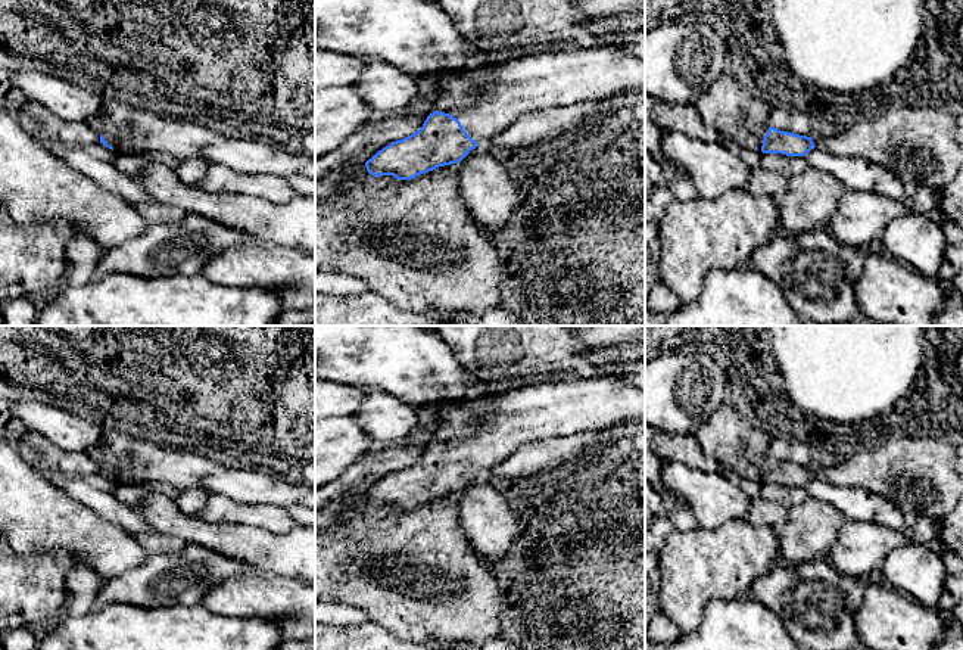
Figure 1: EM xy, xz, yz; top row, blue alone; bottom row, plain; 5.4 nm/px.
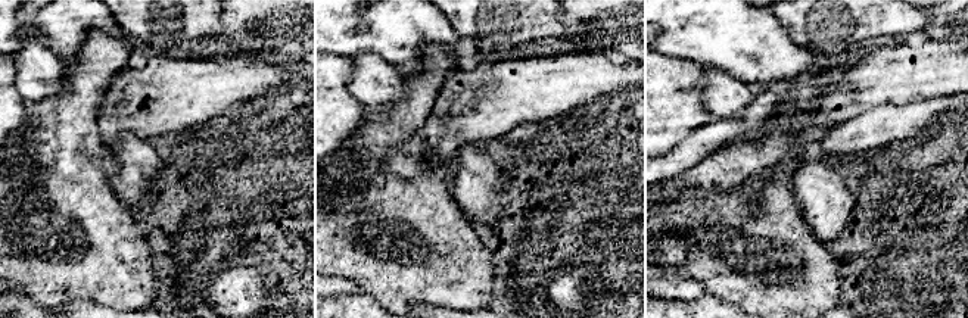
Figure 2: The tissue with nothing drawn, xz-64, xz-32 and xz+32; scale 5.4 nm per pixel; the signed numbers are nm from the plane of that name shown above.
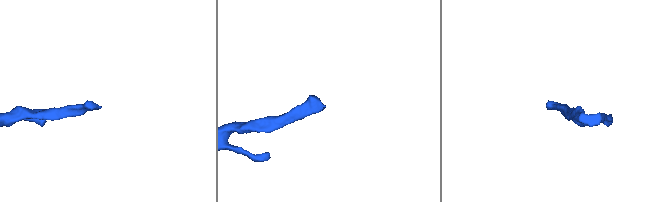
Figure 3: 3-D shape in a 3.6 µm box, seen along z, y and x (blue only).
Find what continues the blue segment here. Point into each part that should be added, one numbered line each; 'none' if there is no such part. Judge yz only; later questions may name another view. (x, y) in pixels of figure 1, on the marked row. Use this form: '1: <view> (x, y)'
1: yz (742, 120)

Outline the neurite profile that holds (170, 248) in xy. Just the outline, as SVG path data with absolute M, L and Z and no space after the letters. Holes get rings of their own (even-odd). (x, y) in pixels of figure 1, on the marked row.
M200 214L152 224L137 237L103 251L91 279L121 273L140 277L196 276L221 251L256 242Z

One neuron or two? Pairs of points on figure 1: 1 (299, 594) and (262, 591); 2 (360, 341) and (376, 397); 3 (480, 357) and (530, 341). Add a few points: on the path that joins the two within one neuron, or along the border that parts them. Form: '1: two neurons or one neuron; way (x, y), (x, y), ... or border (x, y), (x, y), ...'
1: one neuron; way (290, 594), (271, 594)
2: two neurons; border (361, 386), (380, 388), (395, 395), (404, 404)
3: one neuron; way (492, 345), (496, 341), (519, 341)

